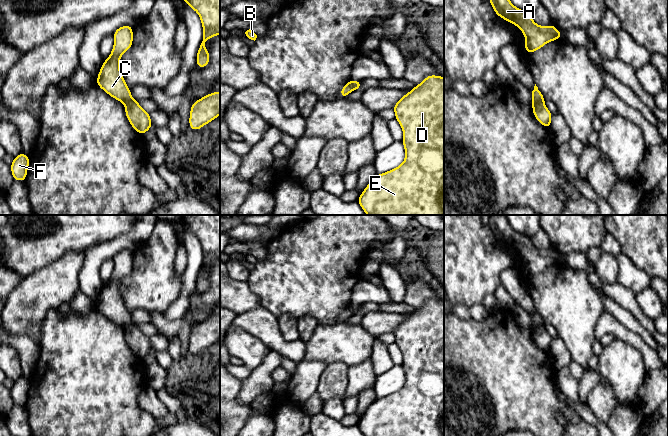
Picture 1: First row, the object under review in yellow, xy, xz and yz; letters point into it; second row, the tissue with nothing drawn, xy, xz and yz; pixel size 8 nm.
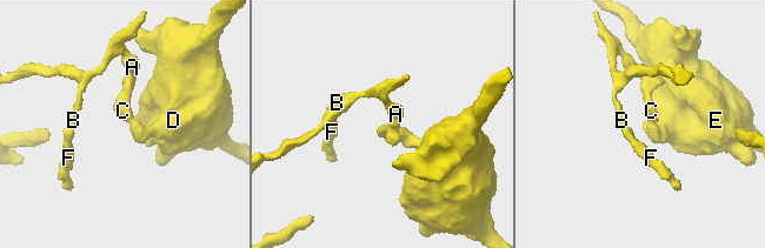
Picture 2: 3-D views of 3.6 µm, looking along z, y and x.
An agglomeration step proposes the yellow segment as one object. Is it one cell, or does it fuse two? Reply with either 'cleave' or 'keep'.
cleave

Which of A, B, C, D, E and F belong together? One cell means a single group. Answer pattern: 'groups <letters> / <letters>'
groups A B C F / D E

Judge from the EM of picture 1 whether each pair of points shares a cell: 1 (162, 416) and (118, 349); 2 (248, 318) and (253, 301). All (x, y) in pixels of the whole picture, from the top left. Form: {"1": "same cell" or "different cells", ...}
{"1": "different cells", "2": "different cells"}

